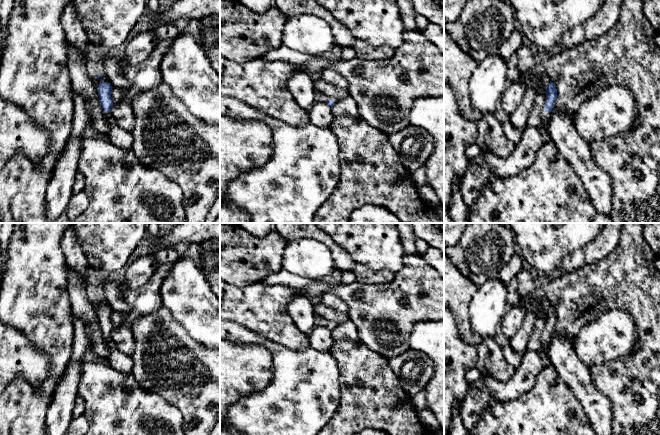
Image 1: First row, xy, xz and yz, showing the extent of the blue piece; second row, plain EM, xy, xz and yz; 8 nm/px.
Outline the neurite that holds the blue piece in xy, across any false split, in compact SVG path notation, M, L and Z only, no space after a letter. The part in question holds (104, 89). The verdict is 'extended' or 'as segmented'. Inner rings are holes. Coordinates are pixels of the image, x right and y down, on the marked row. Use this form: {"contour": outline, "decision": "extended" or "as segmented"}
{"contour": "M101 81L97 88L99 95L99 102L104 112L106 113L107 120L110 125L109 138L110 142L117 147L123 149L131 149L133 144L133 135L131 132L121 128L115 119L113 118L110 110L113 106L113 101L111 98L112 86L108 82Z", "decision": "extended"}

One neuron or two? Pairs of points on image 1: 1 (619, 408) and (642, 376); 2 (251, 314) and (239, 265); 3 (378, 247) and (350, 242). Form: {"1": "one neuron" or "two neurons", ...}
{"1": "one neuron", "2": "two neurons", "3": "one neuron"}

